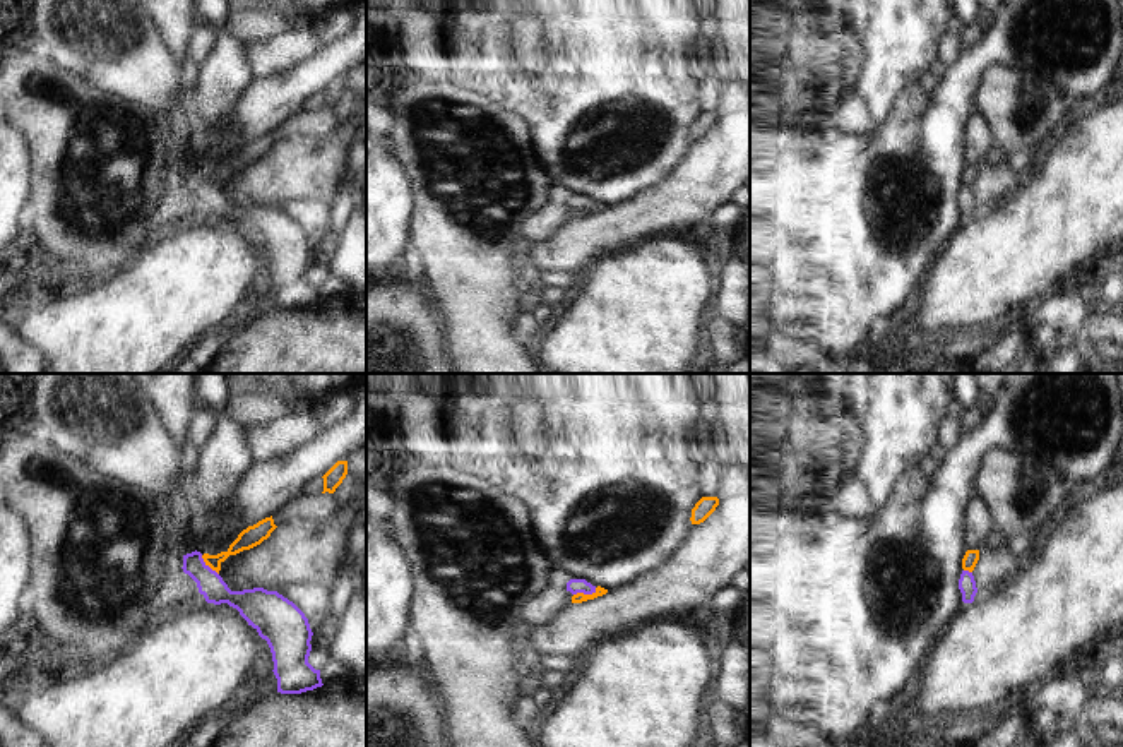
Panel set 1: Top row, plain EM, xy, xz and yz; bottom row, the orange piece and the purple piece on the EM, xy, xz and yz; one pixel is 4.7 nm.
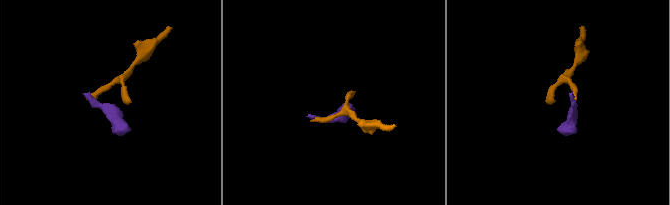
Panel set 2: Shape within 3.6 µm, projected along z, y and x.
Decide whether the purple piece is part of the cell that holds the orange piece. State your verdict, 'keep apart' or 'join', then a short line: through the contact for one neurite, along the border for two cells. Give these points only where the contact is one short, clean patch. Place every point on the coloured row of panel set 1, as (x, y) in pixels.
keep apart; line xz (596, 588), (591, 593), (574, 595)

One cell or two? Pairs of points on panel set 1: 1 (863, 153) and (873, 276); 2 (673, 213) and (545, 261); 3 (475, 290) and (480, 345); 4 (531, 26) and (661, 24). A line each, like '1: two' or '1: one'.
1: one
2: one
3: one
4: two

